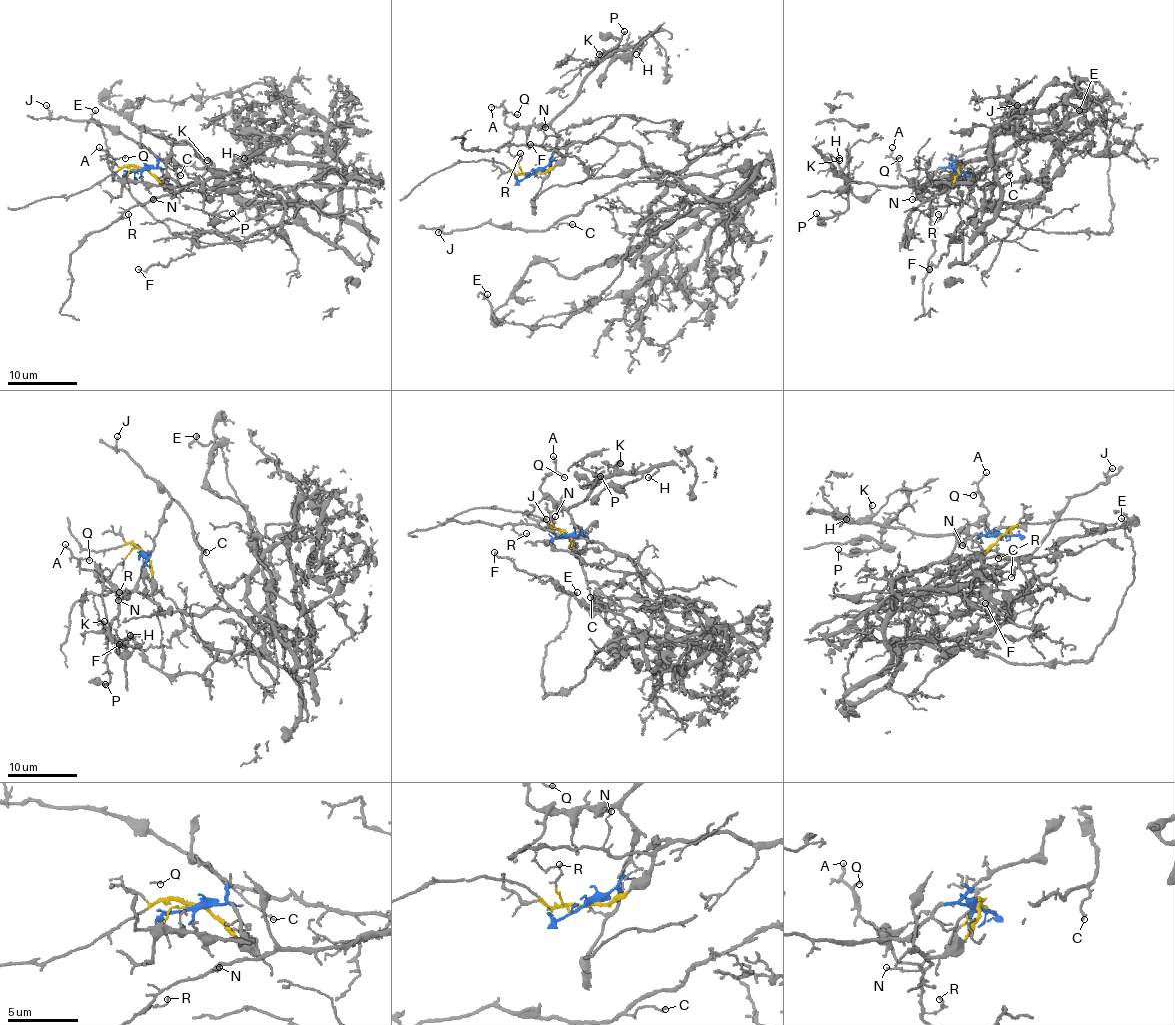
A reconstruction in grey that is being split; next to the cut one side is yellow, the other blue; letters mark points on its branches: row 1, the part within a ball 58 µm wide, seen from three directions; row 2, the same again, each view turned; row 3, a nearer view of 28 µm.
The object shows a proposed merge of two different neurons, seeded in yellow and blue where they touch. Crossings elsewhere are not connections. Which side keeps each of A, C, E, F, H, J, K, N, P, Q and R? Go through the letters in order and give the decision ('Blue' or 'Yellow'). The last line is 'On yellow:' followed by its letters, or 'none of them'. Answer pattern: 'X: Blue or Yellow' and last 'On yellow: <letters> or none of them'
A: Blue
C: Yellow
E: Yellow
F: Yellow
H: Blue
J: Yellow
K: Blue
N: Yellow
P: Blue
Q: Blue
R: Yellow
On yellow: C, E, F, J, N, R

